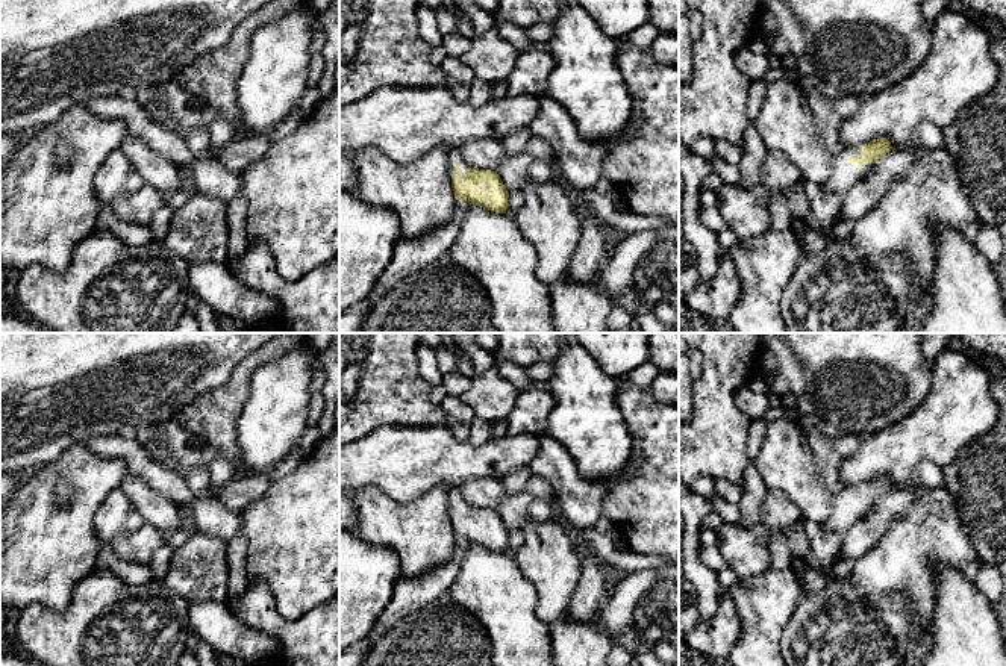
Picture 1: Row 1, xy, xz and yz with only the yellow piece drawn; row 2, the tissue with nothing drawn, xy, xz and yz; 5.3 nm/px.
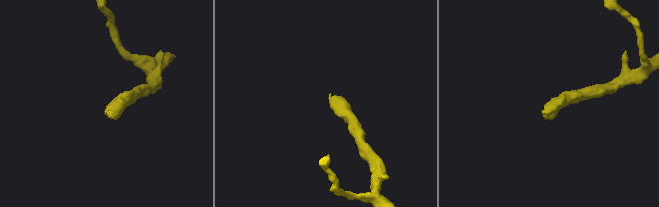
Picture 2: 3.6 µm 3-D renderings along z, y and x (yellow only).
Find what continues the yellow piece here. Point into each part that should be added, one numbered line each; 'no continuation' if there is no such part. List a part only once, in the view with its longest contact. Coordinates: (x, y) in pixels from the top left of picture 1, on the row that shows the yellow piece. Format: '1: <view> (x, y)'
1: yz (824, 200)

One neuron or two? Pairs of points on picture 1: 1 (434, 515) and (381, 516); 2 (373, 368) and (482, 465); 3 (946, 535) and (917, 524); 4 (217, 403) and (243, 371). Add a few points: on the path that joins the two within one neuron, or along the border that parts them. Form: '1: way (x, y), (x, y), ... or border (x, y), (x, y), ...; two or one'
1: way (420, 516), (394, 516); one
2: border (402, 424), (444, 424), (456, 436), (468, 439); two
3: way (938, 535), (935, 532), (924, 532); one
4: way (224, 395), (240, 379); one

